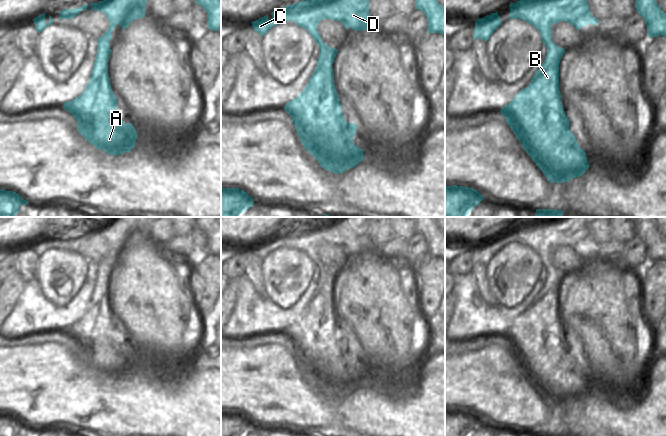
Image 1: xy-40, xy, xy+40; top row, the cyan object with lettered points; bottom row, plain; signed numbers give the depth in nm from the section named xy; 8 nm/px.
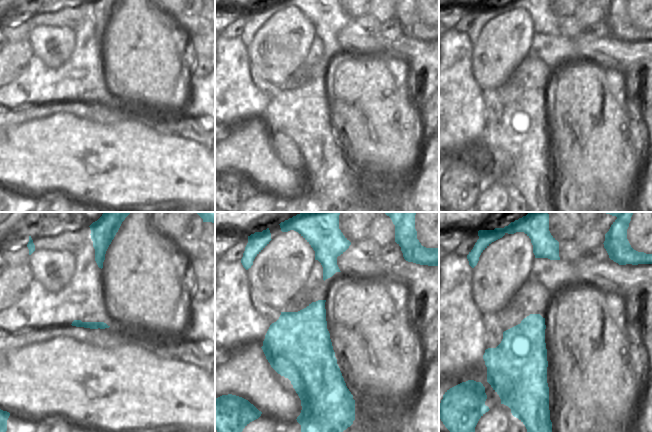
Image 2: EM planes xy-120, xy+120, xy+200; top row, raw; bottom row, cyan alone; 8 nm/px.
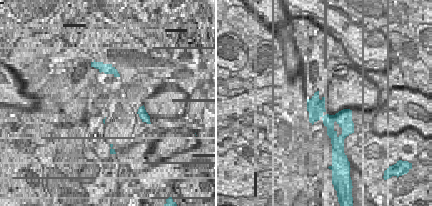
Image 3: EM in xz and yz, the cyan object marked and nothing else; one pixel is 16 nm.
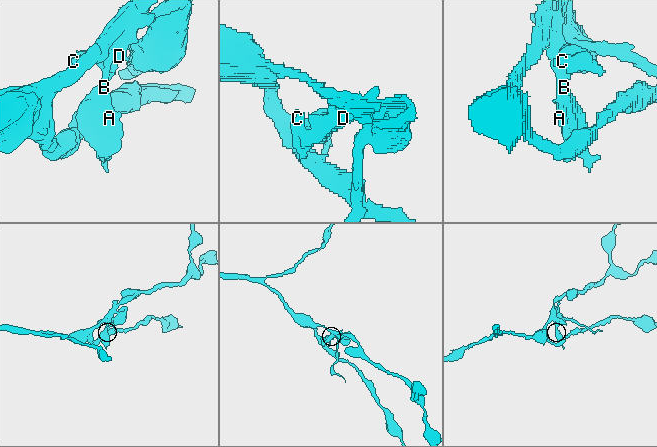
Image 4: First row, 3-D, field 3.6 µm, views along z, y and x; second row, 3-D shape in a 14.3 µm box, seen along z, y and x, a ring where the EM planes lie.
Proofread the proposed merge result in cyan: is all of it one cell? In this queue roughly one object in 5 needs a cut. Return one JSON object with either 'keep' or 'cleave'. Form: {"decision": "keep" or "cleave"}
{"decision": "keep"}

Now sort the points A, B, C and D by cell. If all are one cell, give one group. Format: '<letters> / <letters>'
A B C D

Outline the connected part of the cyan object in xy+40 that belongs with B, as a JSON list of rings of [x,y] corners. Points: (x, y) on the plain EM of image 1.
[[[545,217],[521,223],[511,227],[509,231],[509,243],[522,243],[541,258],[547,278],[531,306],[508,329],[504,329],[500,337],[547,404],[550,407],[569,406],[582,400],[589,392],[589,387],[585,375],[579,371],[575,360],[569,354],[569,343],[563,333],[559,315],[559,287],[566,275],[551,264],[551,250],[566,245],[580,254],[588,247],[596,249],[599,244],[589,236],[587,217]]]

